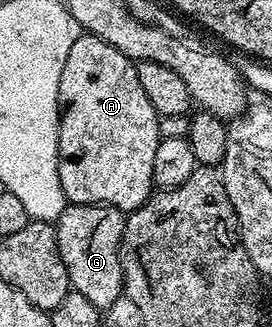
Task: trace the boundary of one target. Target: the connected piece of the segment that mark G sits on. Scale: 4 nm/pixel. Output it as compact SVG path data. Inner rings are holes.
M70 203L55 222L59 258L67 266L70 289L89 299L95 307L108 310L125 291L121 273L121 239L126 213L109 204Z

